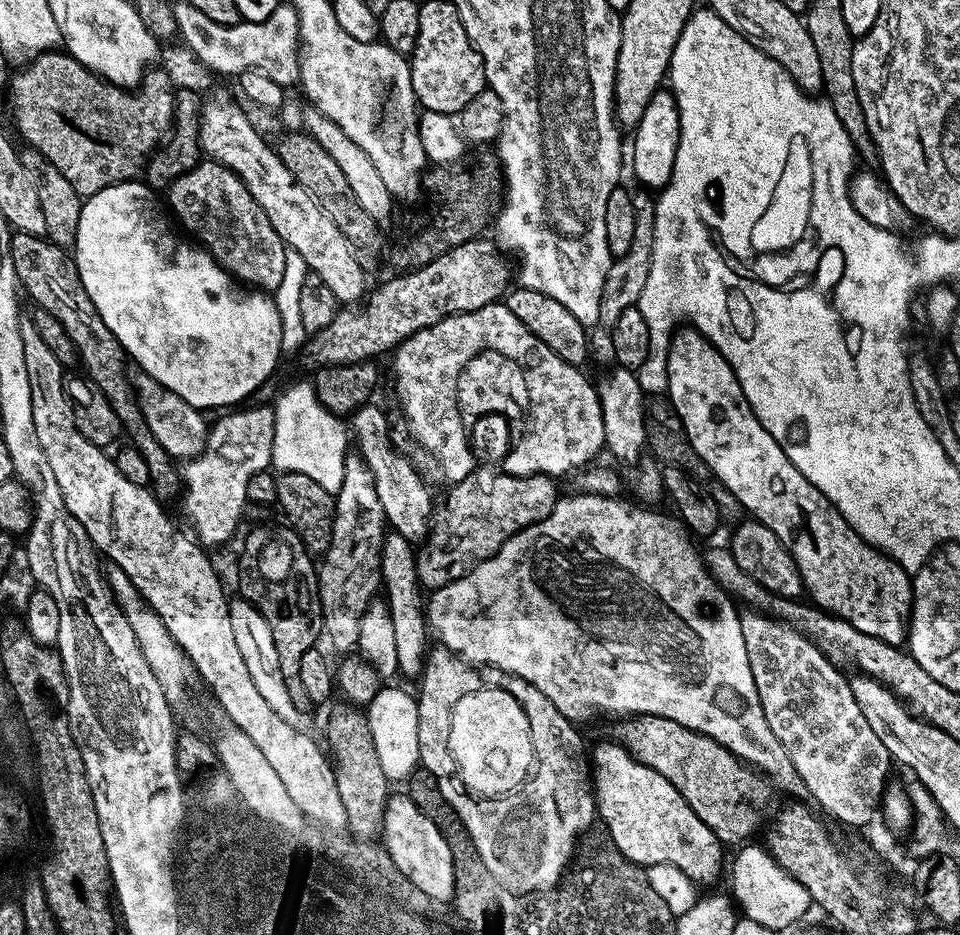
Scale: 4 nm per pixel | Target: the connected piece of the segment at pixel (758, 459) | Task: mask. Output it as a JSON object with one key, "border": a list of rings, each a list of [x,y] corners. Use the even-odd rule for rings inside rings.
{"border":[[[684,326],[673,335],[666,357],[668,370],[667,399],[676,407],[676,413],[686,426],[686,434],[694,450],[710,466],[712,473],[738,498],[749,517],[761,520],[786,546],[792,561],[798,566],[800,577],[809,596],[824,611],[834,616],[841,616],[850,626],[882,638],[897,646],[906,640],[906,625],[912,611],[912,583],[904,567],[879,548],[866,543],[853,528],[842,518],[837,510],[822,493],[786,458],[782,446],[774,442],[772,435],[765,430],[762,422],[752,412],[742,394],[742,386],[724,355],[712,345],[703,334],[691,326]]]}

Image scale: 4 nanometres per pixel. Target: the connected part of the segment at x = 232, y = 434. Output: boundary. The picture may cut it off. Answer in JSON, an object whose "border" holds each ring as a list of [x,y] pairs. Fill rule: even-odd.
{"border":[[[241,407],[236,410],[241,412],[224,416],[217,424],[213,423],[204,451],[183,465],[184,512],[192,523],[191,531],[195,539],[201,545],[224,544],[235,534],[240,515],[248,504],[246,486],[250,478],[271,465],[276,414],[271,407],[260,407],[264,408]]]}

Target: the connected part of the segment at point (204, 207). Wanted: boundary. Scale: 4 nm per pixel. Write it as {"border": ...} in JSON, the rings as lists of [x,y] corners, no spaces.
{"border":[[[204,158],[169,184],[166,195],[171,215],[176,215],[181,226],[197,236],[195,239],[233,278],[253,289],[275,293],[286,270],[288,248],[238,174],[217,160]]]}

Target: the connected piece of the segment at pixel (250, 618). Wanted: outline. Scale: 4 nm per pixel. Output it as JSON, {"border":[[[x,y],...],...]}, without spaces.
{"border":[[[237,596],[236,599],[233,597],[229,601],[228,613],[230,614],[230,626],[233,627],[233,635],[234,639],[237,640],[238,650],[241,651],[242,658],[245,659],[246,670],[249,671],[254,686],[261,692],[262,698],[273,707],[274,712],[288,726],[293,726],[294,730],[298,730],[299,733],[313,737],[316,724],[311,718],[312,714],[298,710],[286,688],[280,669],[277,647],[274,646],[274,638],[269,623],[262,617],[261,612],[242,596]]]}

